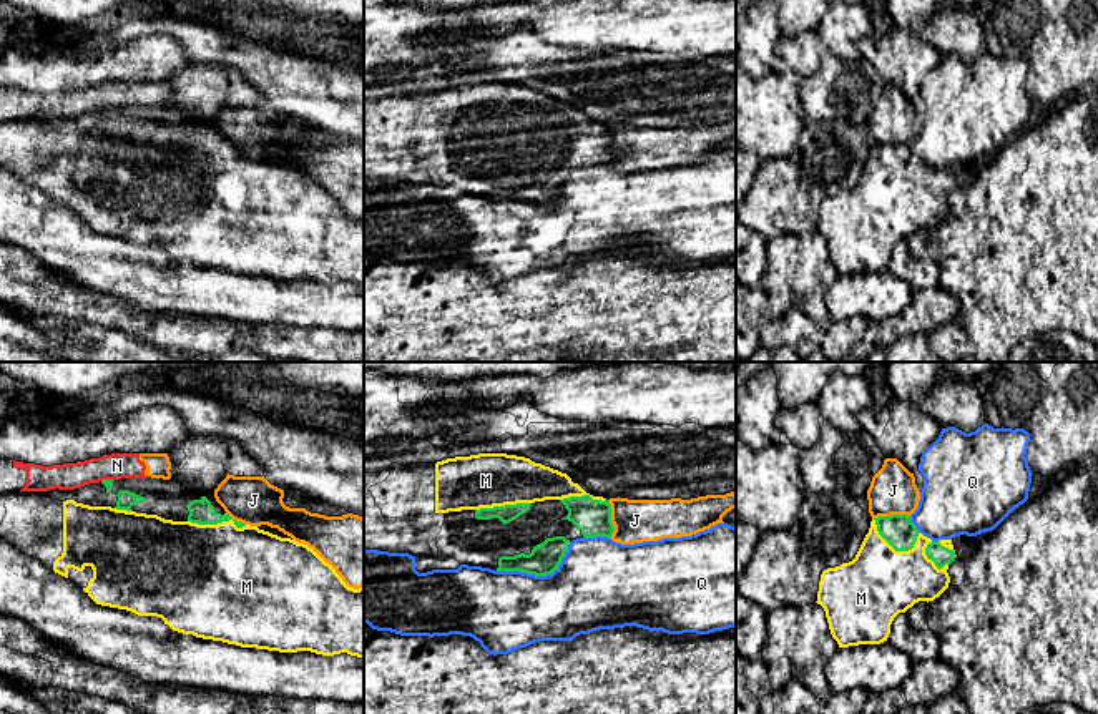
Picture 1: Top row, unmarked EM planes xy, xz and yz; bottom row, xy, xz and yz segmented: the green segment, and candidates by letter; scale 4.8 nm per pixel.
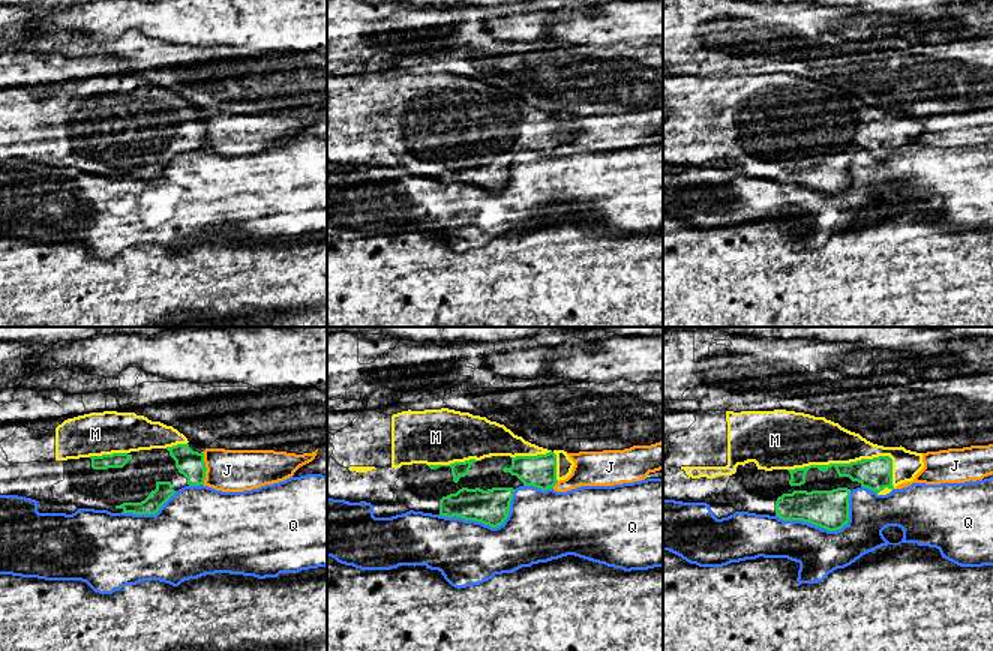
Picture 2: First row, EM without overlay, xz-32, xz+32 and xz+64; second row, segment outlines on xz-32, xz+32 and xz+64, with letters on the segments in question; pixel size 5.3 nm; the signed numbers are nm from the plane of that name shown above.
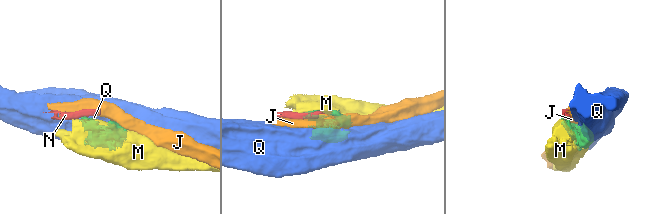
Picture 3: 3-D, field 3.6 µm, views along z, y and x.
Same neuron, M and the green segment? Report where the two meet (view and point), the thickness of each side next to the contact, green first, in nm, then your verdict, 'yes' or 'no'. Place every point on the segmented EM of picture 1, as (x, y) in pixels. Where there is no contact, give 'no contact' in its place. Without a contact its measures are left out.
contact yz (889, 543); calibres 160 and 340 nm; yes

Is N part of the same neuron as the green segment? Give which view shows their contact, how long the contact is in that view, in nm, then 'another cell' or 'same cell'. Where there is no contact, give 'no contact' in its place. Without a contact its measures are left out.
contact in xy; length 60 nm; another cell

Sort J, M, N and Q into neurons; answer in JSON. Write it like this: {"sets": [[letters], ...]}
{"sets": [["J", "N"], ["M"], ["Q"]]}

